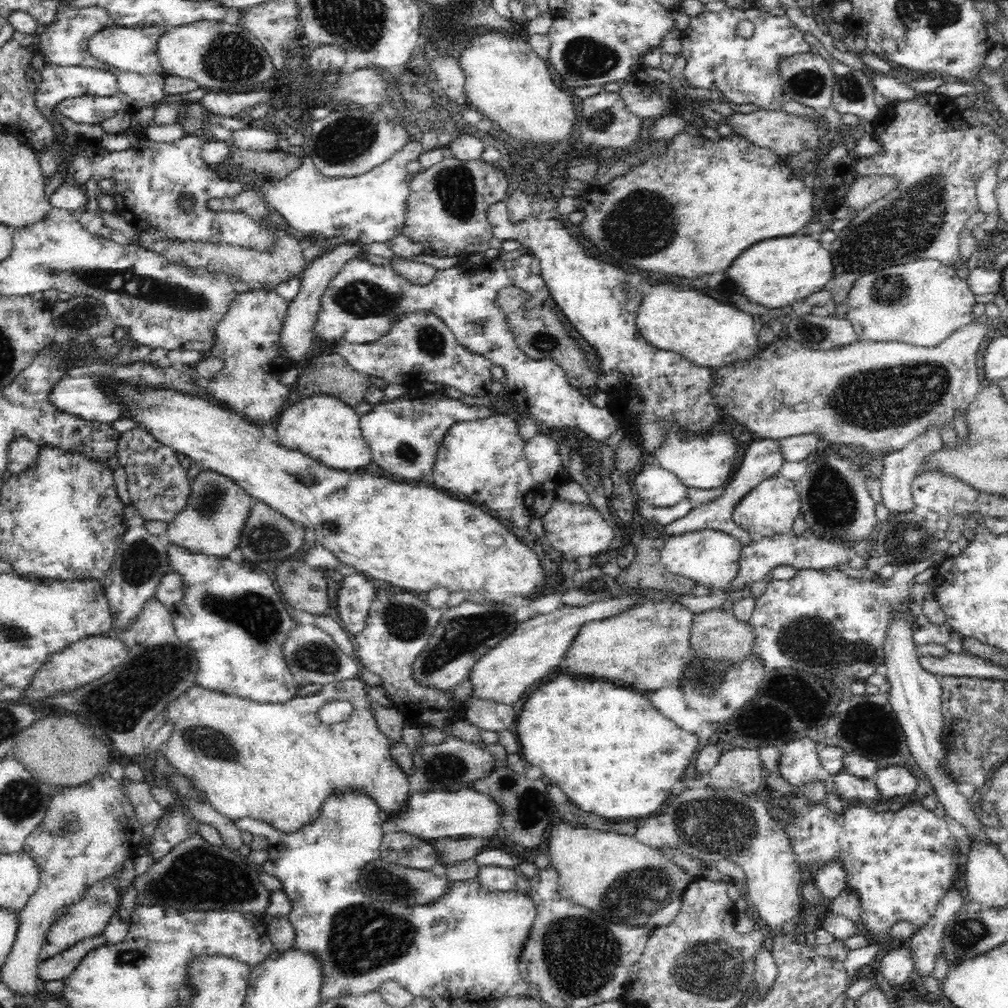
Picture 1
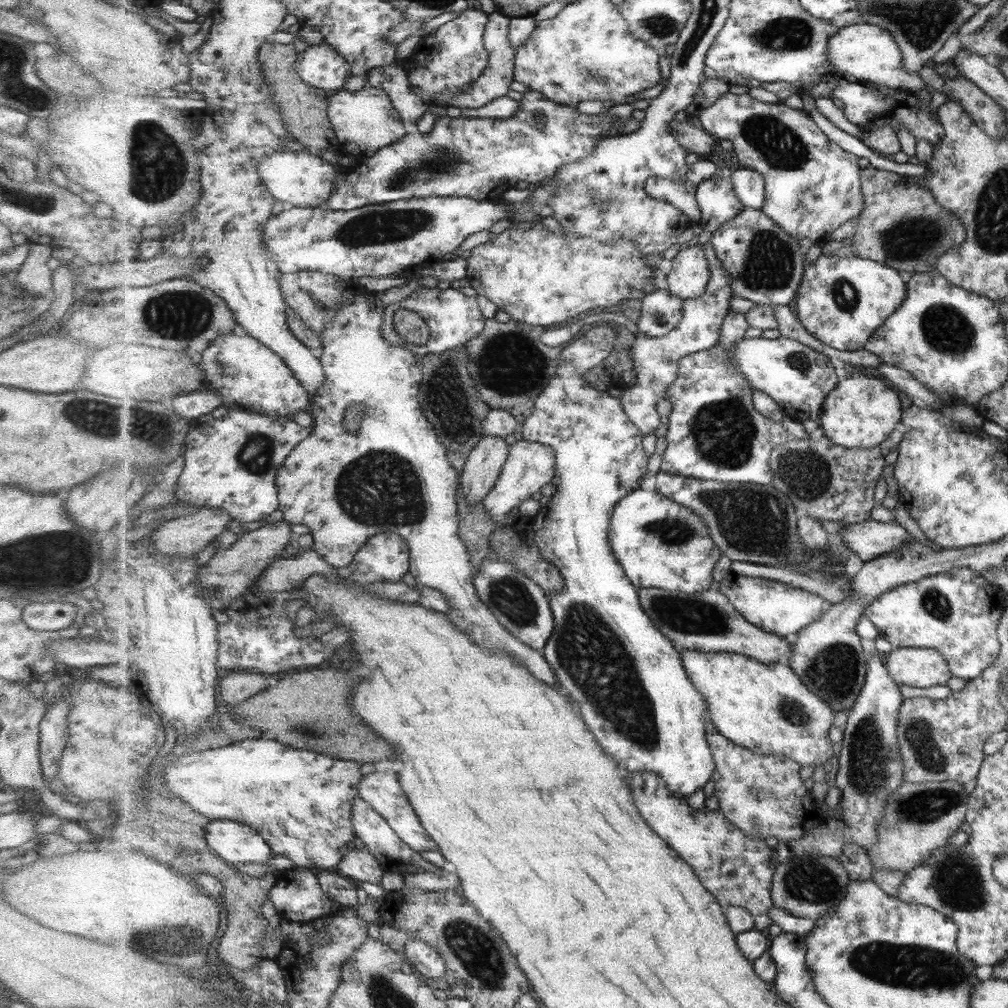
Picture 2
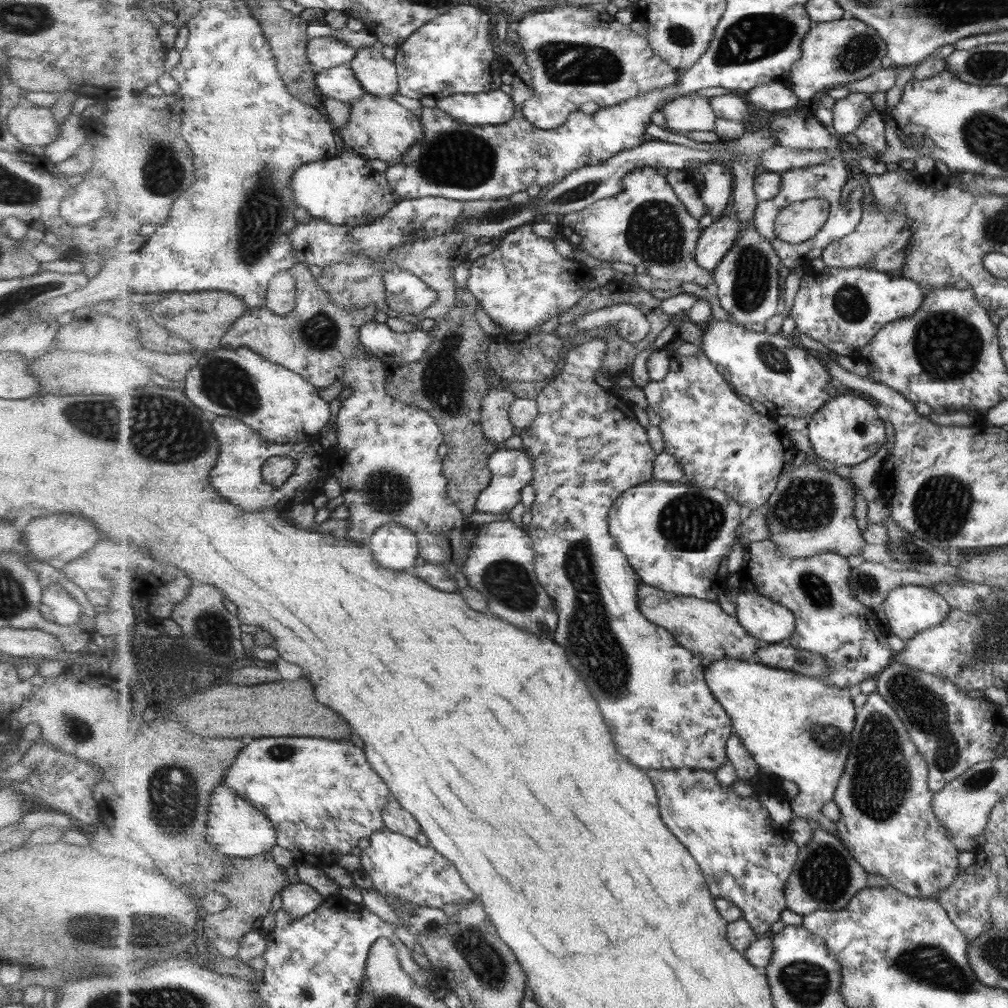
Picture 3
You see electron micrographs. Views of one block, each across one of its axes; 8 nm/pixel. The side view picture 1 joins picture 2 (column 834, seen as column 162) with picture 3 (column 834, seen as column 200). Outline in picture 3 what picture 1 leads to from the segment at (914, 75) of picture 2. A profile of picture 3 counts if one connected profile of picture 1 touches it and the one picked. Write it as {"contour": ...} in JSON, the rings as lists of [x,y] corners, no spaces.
{"contour":[[[854,16],[833,22],[818,22],[809,29],[801,45],[802,57],[793,65],[790,88],[801,100],[815,94],[869,78],[881,69],[881,60],[888,56],[888,43],[869,23]]]}

